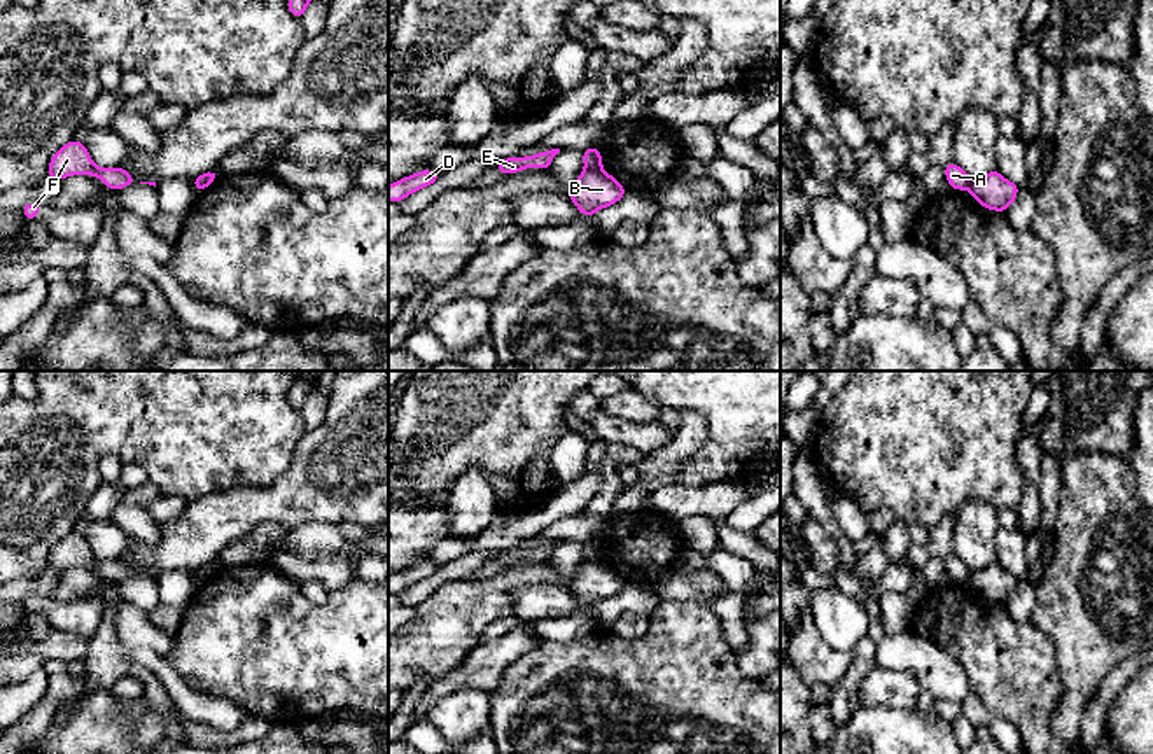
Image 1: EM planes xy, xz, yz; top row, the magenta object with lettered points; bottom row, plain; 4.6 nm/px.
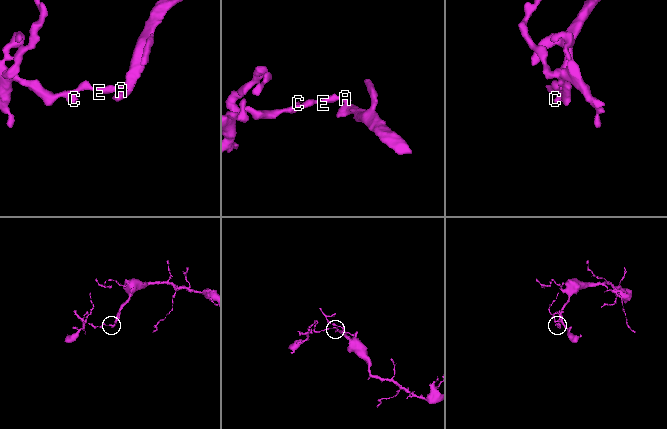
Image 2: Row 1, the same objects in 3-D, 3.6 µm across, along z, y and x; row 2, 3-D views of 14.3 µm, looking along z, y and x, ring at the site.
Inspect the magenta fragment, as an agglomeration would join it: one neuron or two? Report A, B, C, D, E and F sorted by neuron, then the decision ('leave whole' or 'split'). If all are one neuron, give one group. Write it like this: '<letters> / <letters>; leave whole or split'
A C D E F / B; split

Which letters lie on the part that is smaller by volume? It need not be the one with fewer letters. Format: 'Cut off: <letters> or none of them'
Cut off: A, C, D, E, F

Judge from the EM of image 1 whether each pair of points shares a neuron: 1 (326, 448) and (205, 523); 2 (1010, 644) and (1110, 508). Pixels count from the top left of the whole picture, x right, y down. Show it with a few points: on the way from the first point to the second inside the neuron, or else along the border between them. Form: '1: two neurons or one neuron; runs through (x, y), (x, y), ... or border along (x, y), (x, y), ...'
1: one neuron; runs through (298, 480), (273, 504), (245, 508), (237, 513)
2: two neurons; border along (1029, 620), (1052, 642), (1054, 655)

